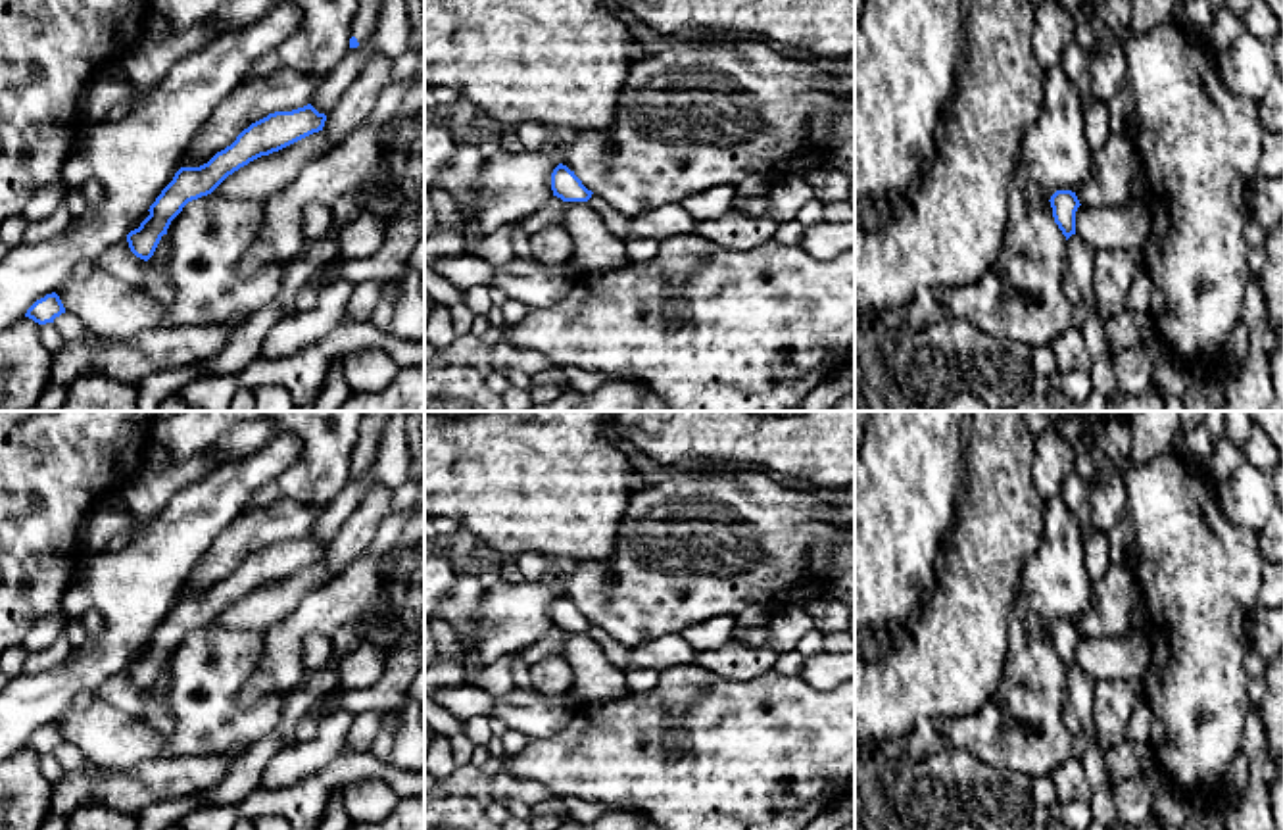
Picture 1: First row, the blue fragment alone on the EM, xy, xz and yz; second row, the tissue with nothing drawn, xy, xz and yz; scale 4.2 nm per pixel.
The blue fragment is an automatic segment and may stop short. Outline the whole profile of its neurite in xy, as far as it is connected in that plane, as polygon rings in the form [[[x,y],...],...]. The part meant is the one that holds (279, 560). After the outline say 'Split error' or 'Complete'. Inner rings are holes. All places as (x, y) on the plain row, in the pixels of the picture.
[[[311,534],[292,542],[275,542],[244,559],[230,576],[217,582],[207,594],[181,598],[150,636],[150,646],[127,665],[131,682],[148,692],[161,667],[167,665],[171,651],[188,632],[211,624],[229,605],[250,592],[323,561],[325,551],[327,546]]]. Complete

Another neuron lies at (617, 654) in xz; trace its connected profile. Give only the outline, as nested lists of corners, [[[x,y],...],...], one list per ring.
[[[592,624],[588,634],[601,646],[607,659],[617,665],[618,669],[624,669],[630,659],[630,649],[615,642],[603,628],[597,624]]]

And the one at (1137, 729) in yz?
[[[1147,703],[1133,711],[1127,726],[1126,726],[1126,740],[1141,749],[1147,747],[1149,734],[1152,724],[1152,711]]]

